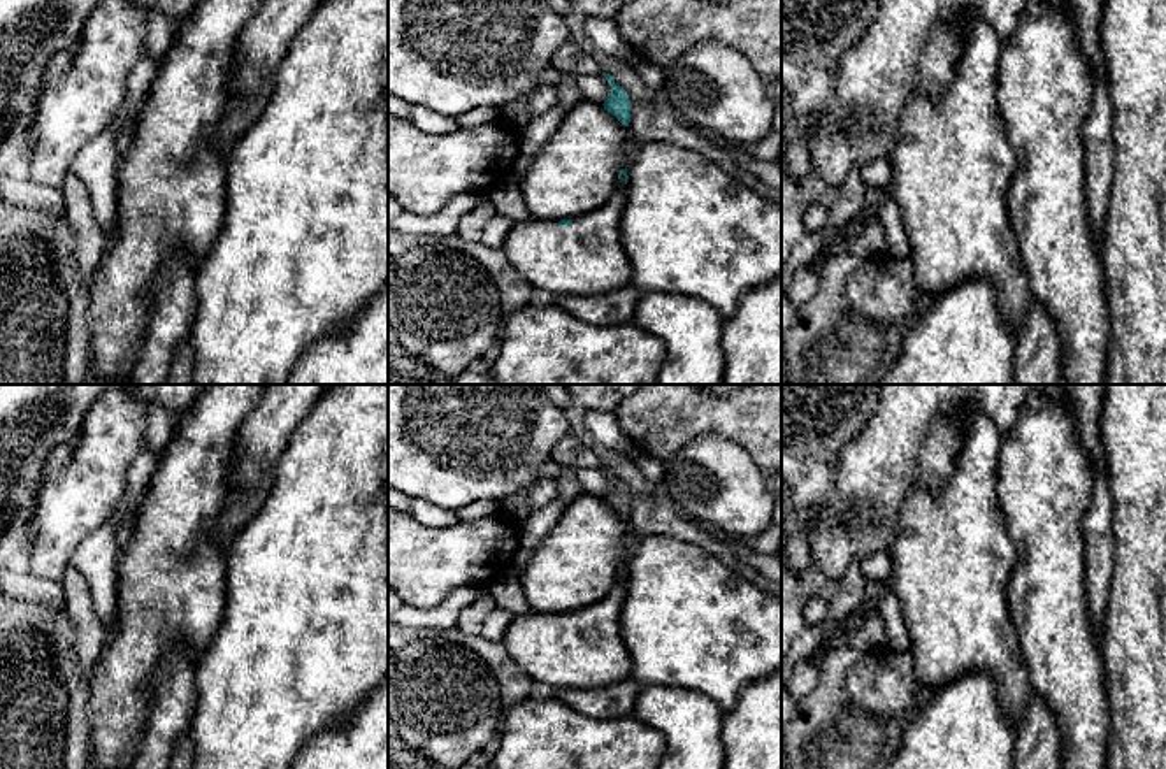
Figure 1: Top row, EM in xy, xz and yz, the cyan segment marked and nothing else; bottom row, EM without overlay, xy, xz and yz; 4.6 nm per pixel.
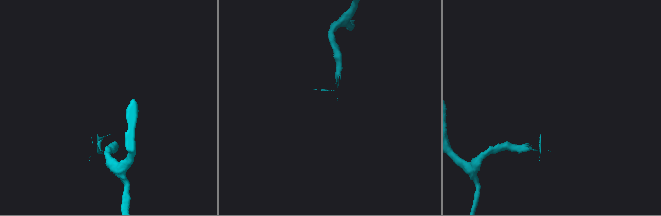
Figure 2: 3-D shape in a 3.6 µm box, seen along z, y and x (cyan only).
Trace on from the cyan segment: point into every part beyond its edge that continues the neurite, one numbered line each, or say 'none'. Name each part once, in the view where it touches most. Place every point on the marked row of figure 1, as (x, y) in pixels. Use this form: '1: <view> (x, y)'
1: xz (583, 258)

